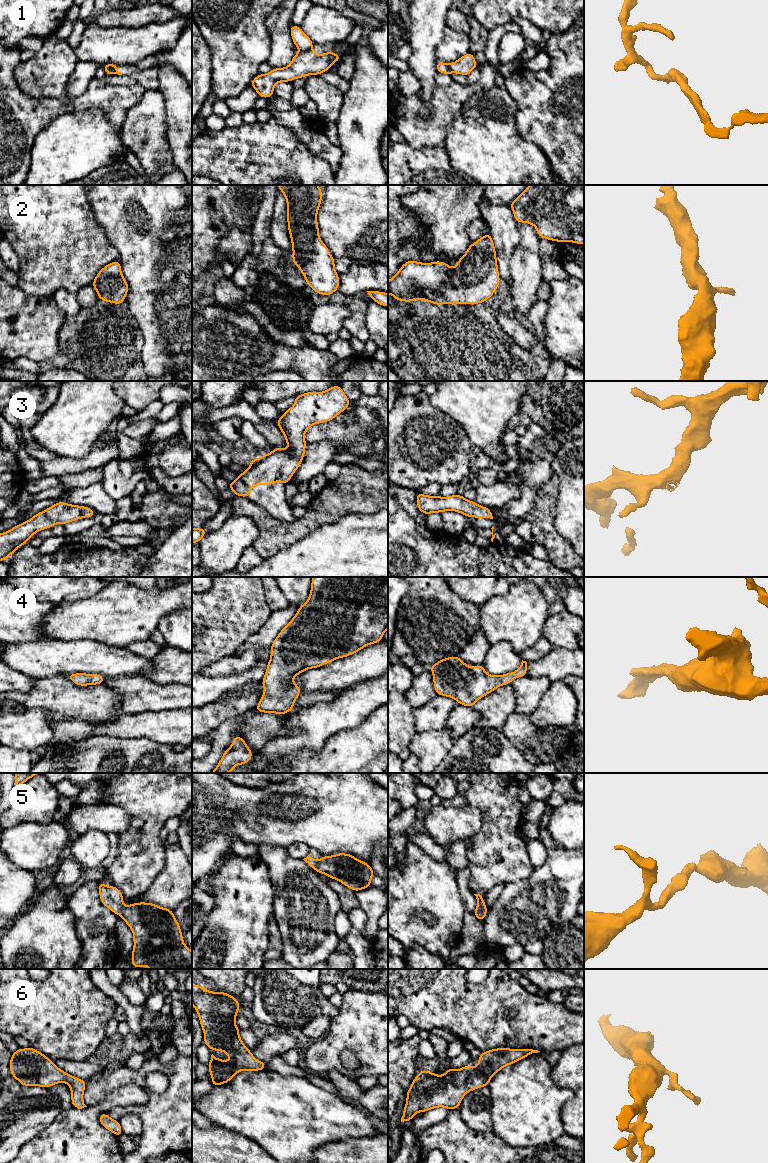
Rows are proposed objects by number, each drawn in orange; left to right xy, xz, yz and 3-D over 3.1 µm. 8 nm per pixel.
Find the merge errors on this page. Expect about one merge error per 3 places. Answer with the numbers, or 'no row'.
1

